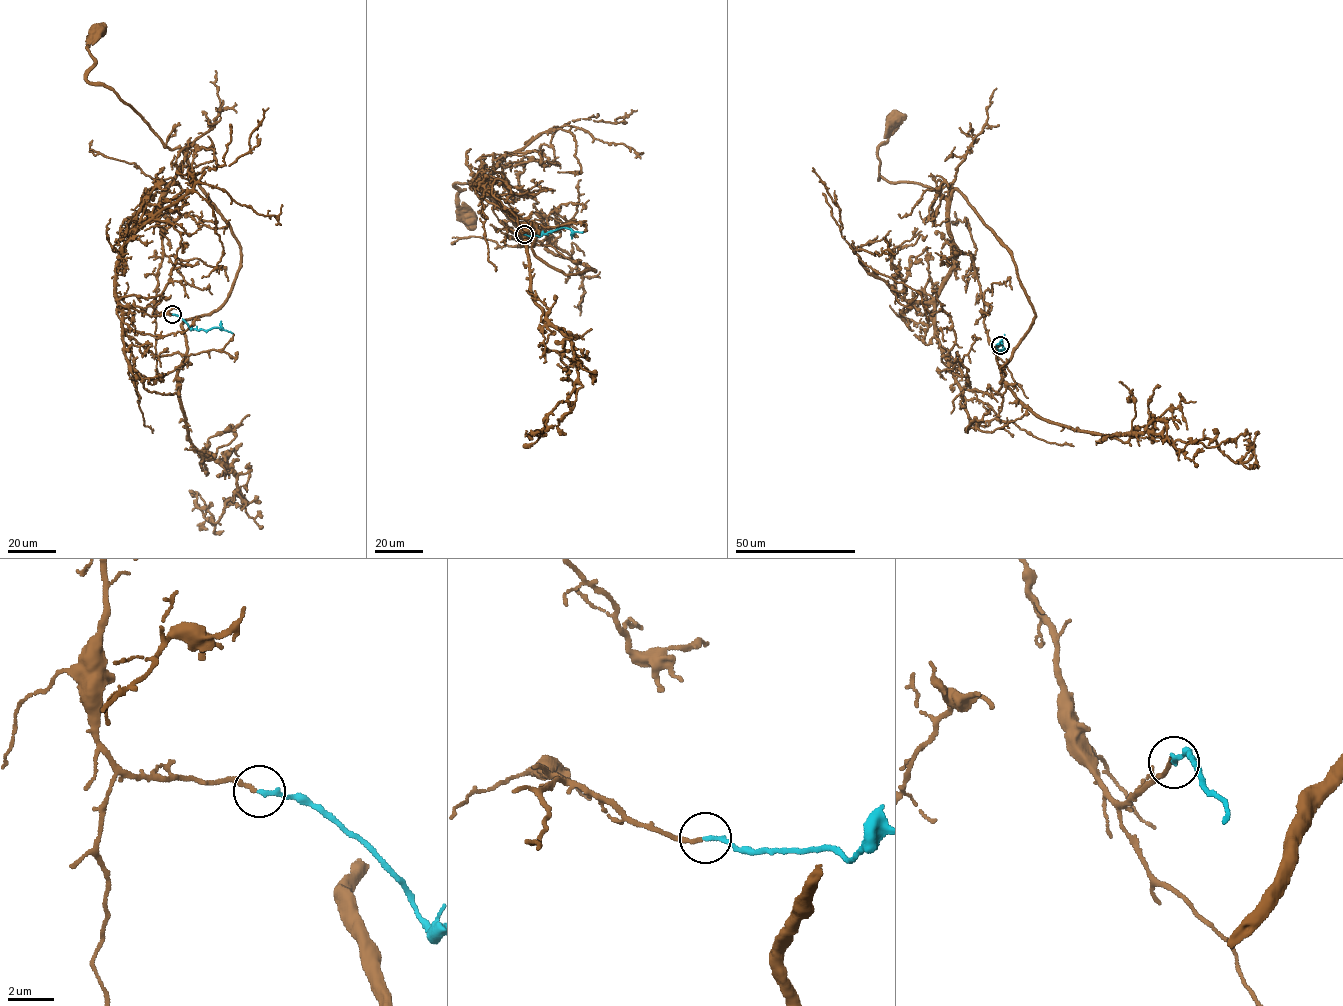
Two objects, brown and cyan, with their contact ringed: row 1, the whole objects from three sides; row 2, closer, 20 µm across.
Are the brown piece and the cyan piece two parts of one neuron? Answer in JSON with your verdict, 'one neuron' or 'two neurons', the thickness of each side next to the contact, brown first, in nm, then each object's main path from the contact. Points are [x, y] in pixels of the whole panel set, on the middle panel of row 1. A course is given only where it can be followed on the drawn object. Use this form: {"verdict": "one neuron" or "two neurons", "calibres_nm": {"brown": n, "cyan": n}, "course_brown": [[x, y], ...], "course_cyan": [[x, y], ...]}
{"verdict": "one neuron", "calibres_nm": {"brown": 180, "cyan": 200}, "course_brown": [[524, 234], [507, 227], [530, 238], [532, 225], [520, 224], [546, 239], [481, 186], [455, 184], [468, 217]], "course_cyan": [[524, 234], [540, 236], [563, 227], [583, 231]]}

